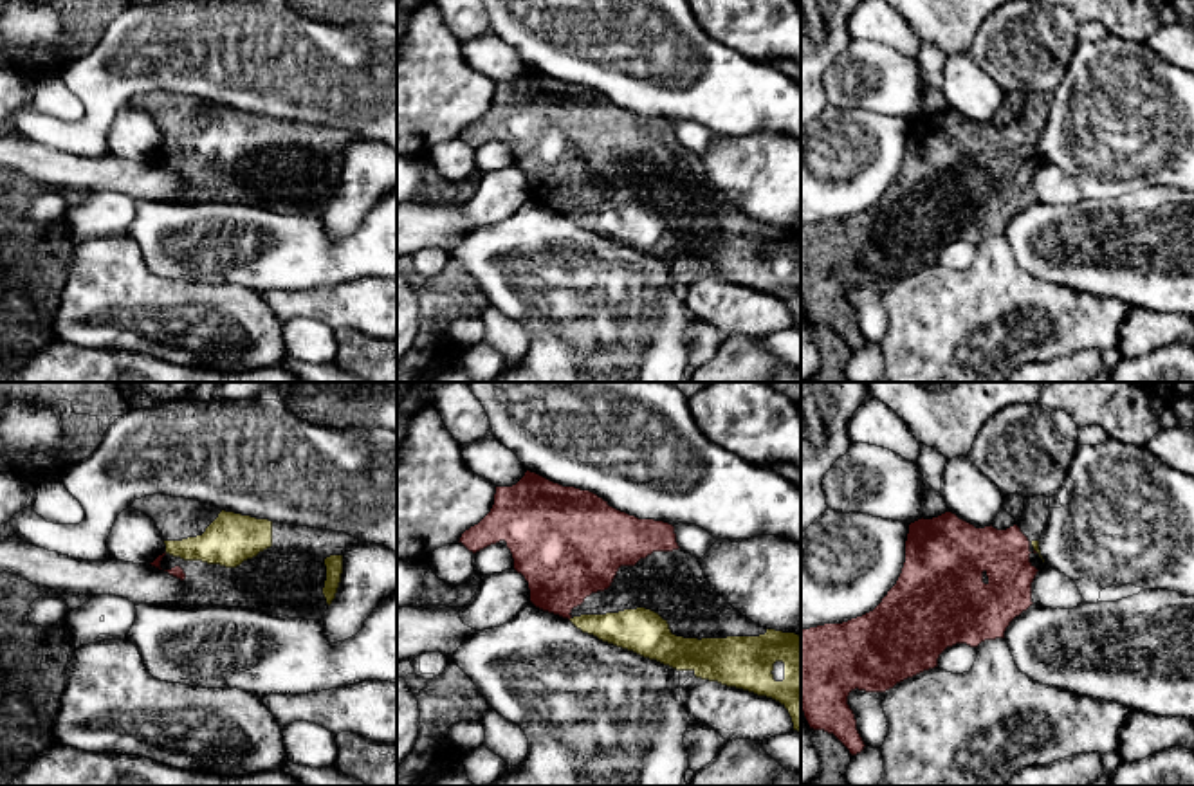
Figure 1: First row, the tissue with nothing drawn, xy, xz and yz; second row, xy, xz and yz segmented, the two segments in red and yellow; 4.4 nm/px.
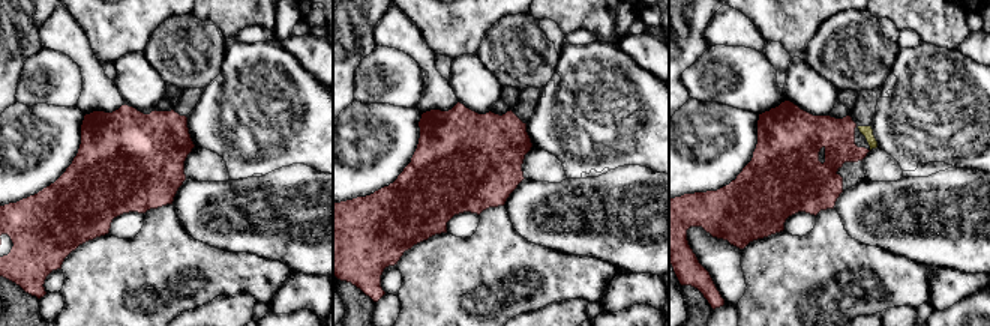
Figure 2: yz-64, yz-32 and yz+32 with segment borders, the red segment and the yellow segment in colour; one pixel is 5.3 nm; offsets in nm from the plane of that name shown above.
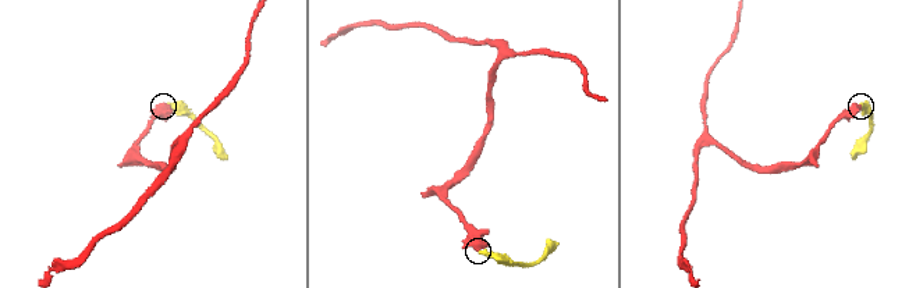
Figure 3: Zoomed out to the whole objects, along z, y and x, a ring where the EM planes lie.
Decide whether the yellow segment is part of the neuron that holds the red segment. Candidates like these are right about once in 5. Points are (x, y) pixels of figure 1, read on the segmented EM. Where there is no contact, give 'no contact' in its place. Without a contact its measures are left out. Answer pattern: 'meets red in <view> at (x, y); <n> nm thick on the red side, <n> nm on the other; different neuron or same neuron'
no contact; same neuron

